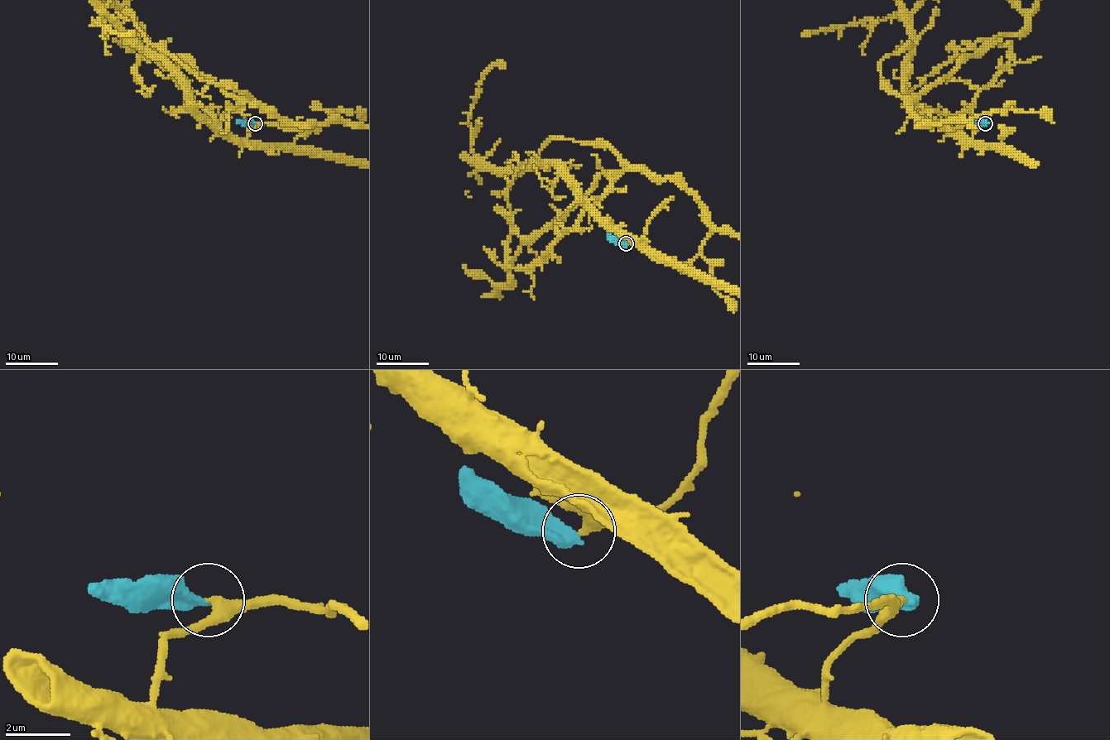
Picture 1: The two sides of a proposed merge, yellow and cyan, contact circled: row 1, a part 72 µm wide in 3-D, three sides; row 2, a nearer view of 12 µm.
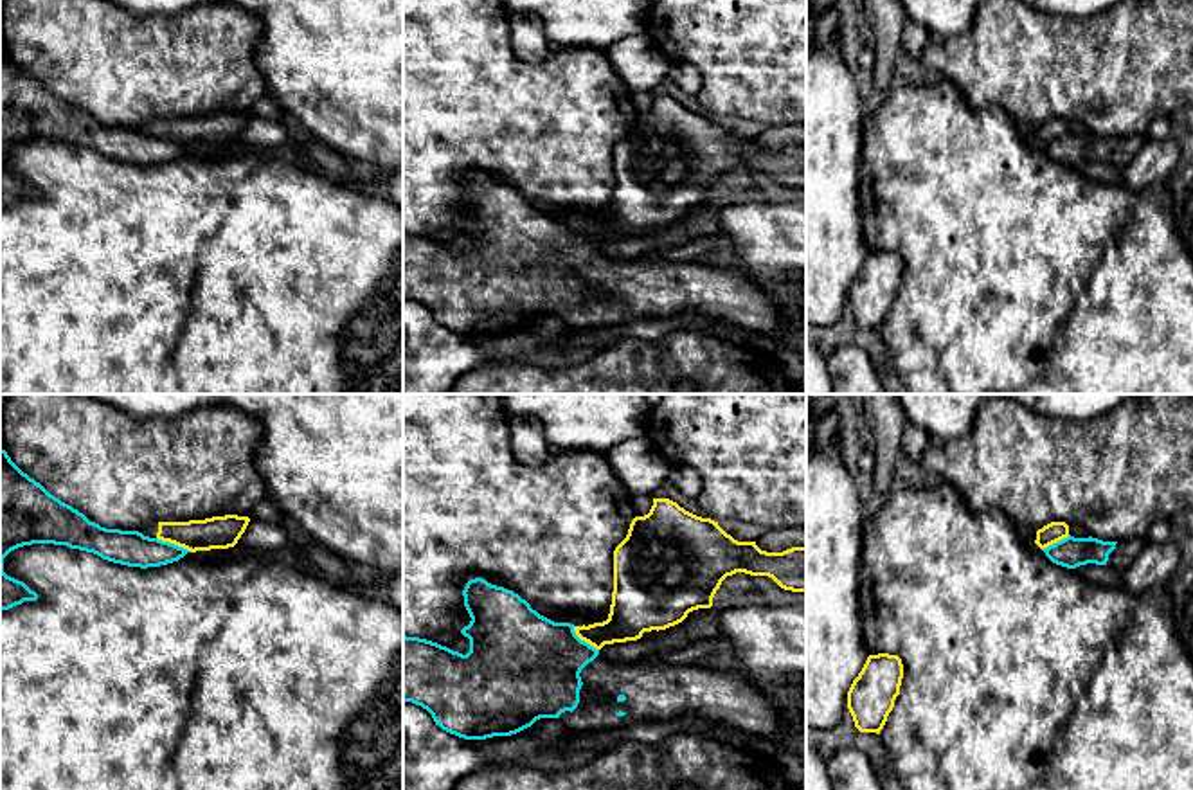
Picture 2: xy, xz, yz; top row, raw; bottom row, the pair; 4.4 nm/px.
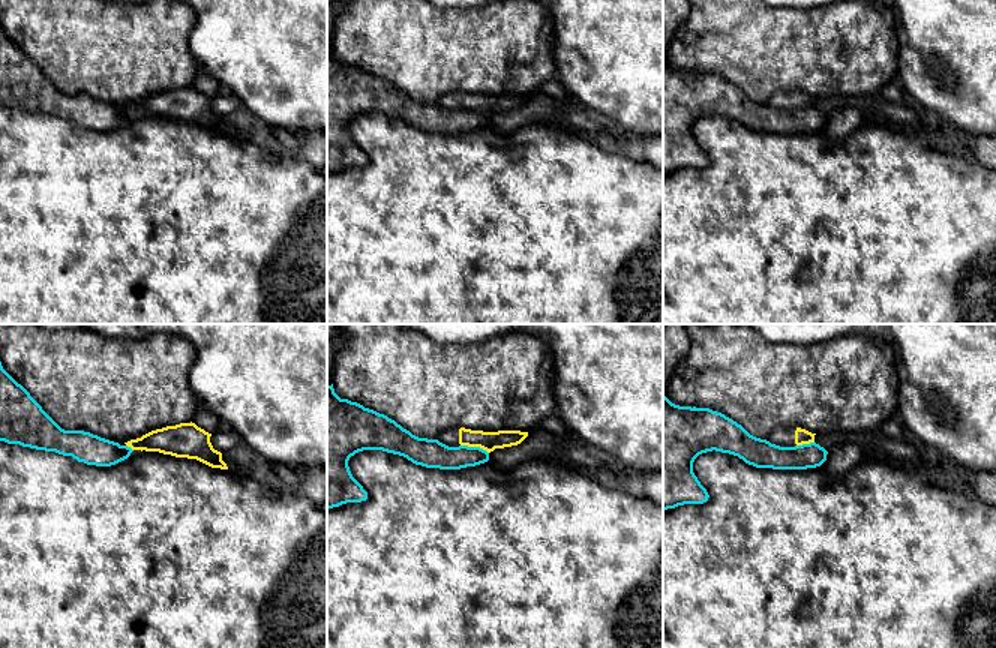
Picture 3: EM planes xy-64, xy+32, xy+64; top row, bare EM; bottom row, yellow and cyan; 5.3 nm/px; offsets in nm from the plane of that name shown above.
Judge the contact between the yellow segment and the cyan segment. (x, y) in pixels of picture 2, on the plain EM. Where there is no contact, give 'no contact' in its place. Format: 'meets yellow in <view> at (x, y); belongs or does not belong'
meets yellow in xy at (175, 141); does not belong

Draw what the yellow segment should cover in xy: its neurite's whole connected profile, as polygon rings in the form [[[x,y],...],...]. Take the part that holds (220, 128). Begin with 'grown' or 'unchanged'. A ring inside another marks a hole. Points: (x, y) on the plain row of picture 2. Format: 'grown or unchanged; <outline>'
unchanged; [[[238,112],[212,113],[189,119],[158,119],[157,135],[191,149],[229,146],[238,140],[250,115]]]

